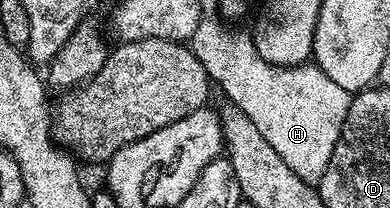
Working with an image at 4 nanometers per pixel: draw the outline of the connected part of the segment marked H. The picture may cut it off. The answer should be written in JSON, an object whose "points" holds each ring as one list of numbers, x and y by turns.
{"points":[[208,17,201,18,198,29,194,29,190,46,192,51,202,61,209,80,224,90,229,104,238,108,254,125,258,125,258,133,266,137,266,141,274,147,286,165,302,177,302,181,319,184,322,173,326,173,326,165,334,153,334,145,338,145,338,137,342,133,342,125,346,121,346,113,352,104,352,95,346,89,330,81,326,73,317,67,315,62,299,63,296,67,279,67,266,61,258,53,256,40,251,34,244,31,231,31,223,22,215,23]]}

